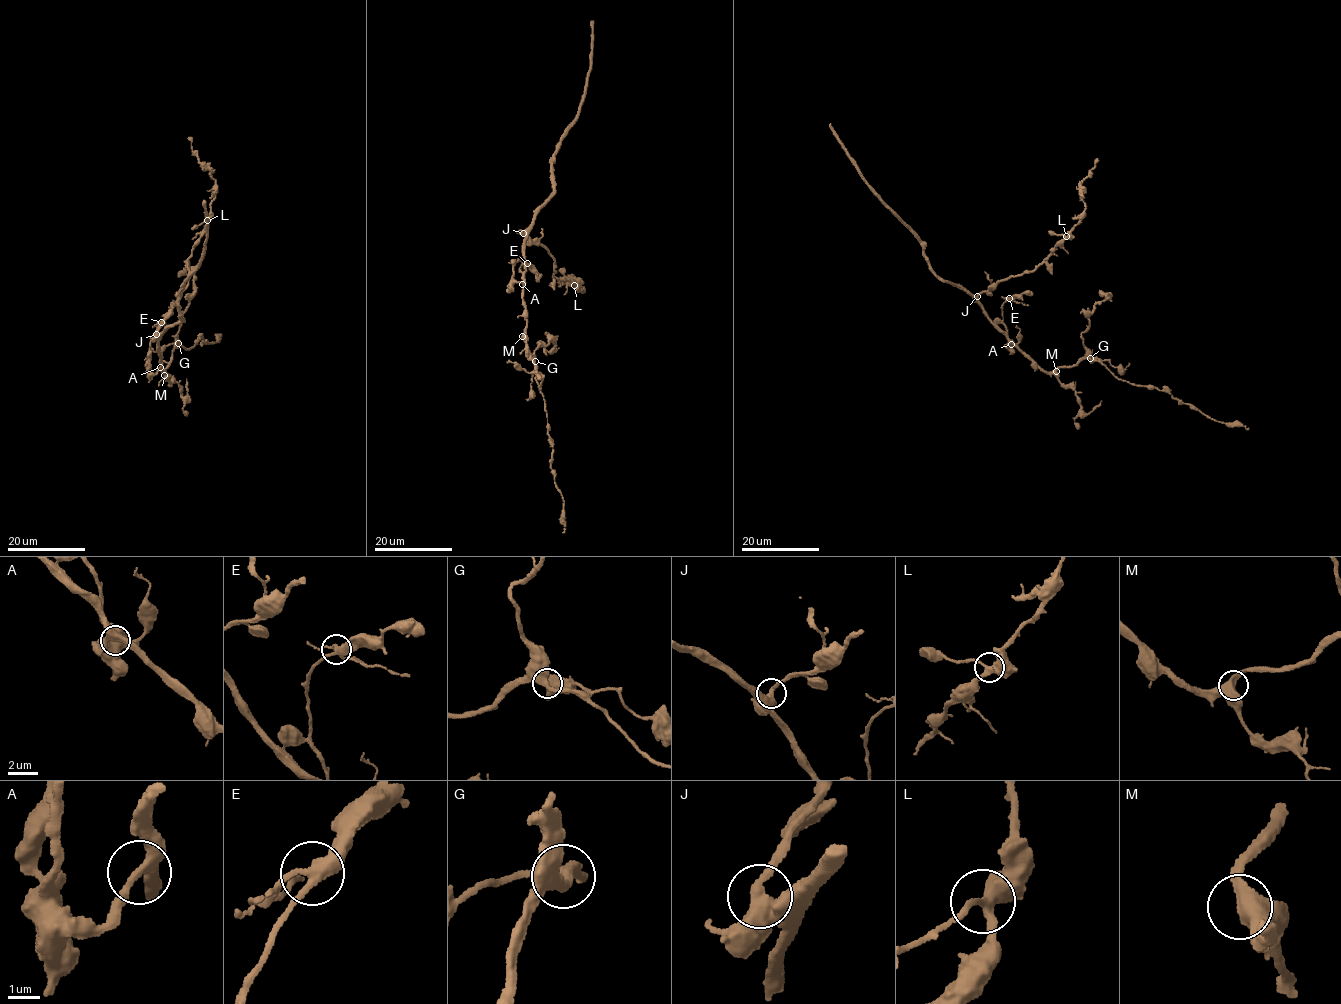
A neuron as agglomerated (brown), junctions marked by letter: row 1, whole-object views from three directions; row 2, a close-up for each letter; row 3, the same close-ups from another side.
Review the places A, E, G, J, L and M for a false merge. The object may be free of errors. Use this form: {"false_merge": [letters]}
{"false_merge": []}

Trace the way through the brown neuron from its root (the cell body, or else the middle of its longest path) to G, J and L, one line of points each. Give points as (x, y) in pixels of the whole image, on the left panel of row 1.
G: (161, 354), (161, 370), (168, 378), (165, 370), (178, 343)
J: (161, 354), (156, 334)
L: (161, 354), (157, 330), (187, 285), (188, 259), (207, 220)

